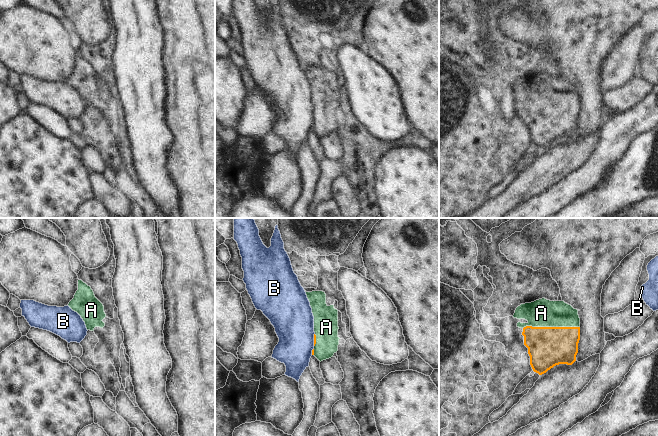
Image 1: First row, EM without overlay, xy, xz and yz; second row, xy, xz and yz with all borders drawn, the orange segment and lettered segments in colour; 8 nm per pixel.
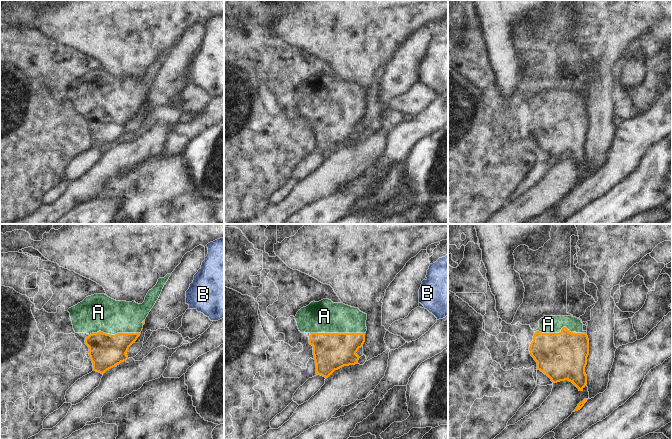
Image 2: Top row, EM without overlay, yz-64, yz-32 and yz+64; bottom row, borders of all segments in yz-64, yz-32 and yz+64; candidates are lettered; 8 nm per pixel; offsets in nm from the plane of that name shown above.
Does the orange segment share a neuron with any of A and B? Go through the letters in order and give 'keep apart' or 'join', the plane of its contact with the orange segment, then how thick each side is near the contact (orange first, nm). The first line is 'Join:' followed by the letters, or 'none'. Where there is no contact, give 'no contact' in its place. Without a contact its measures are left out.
Join: A
A: join; meets orange in yz; 320 nm thick on the orange side, 220 nm on the other
B: keep apart; meets orange in xz; 20 nm thick on the orange side, 320 nm on the other

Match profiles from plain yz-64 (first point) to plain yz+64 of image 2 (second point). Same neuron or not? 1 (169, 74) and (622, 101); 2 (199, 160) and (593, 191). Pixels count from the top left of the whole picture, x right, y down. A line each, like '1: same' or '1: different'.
1: different
2: different

